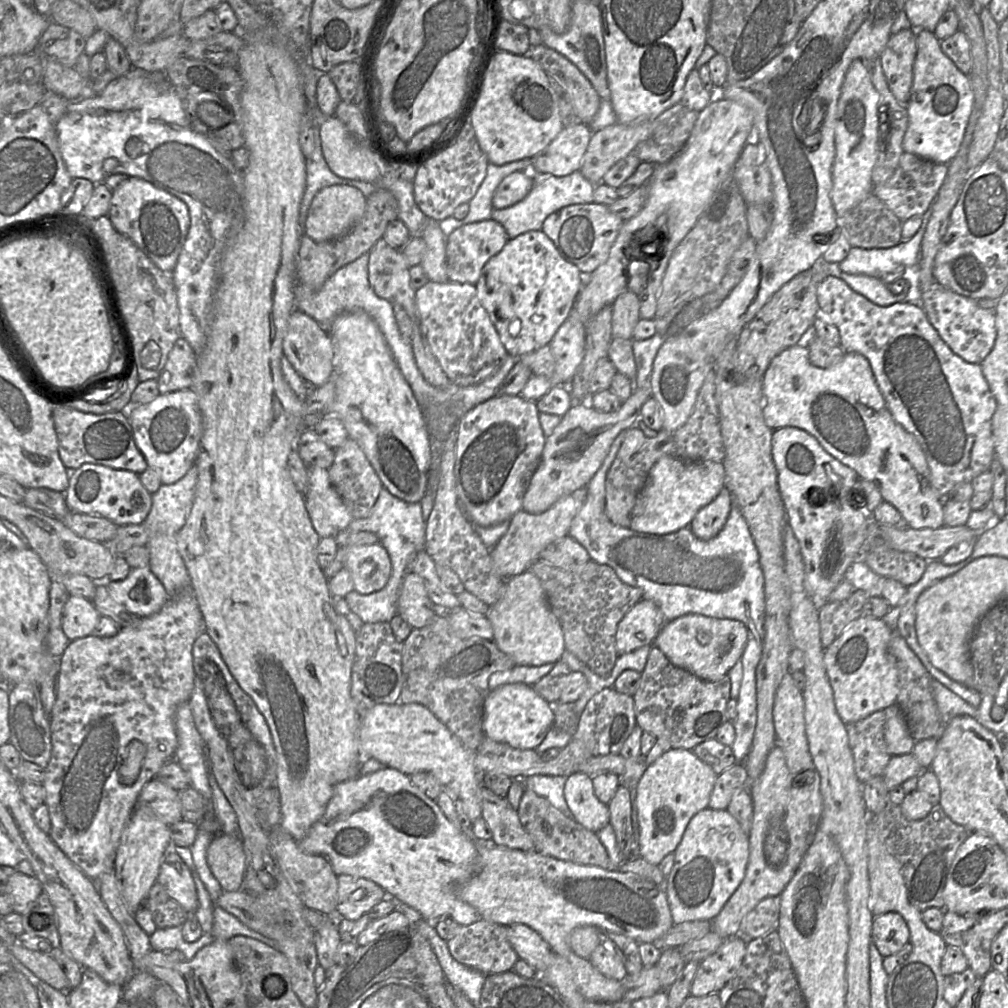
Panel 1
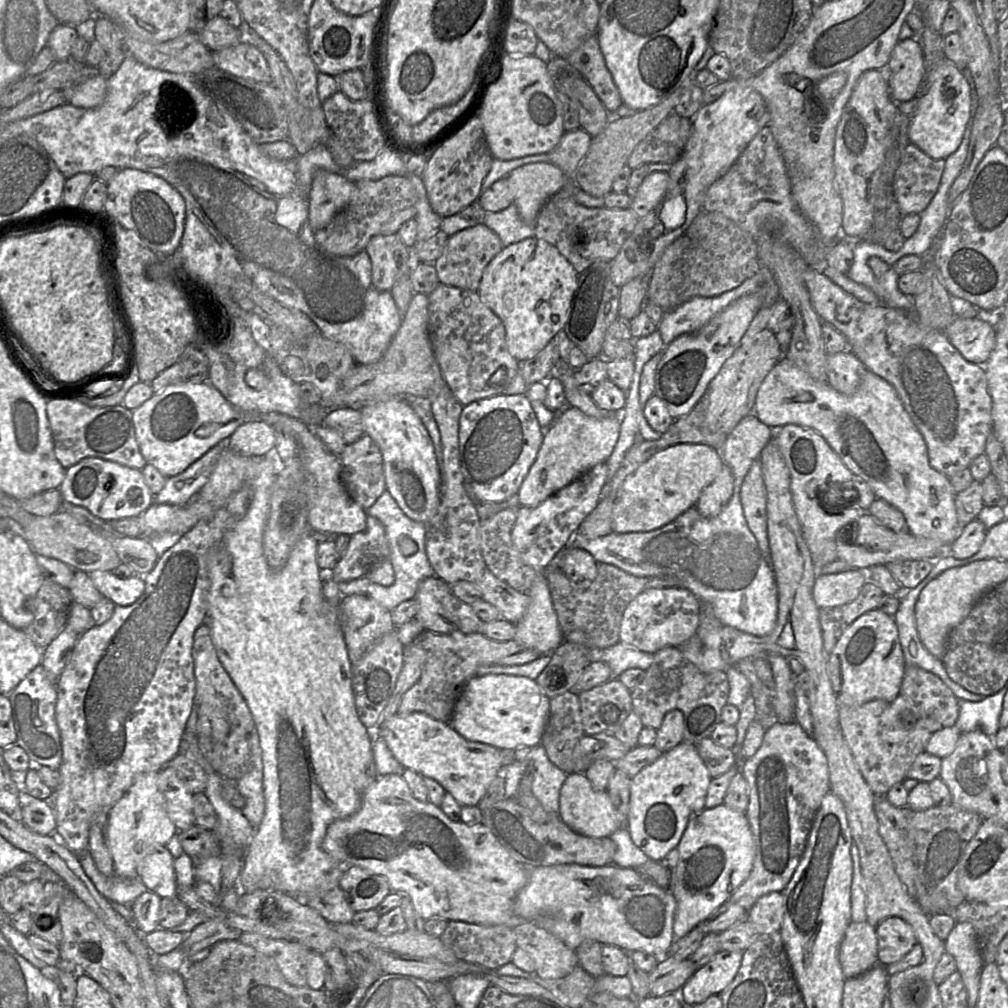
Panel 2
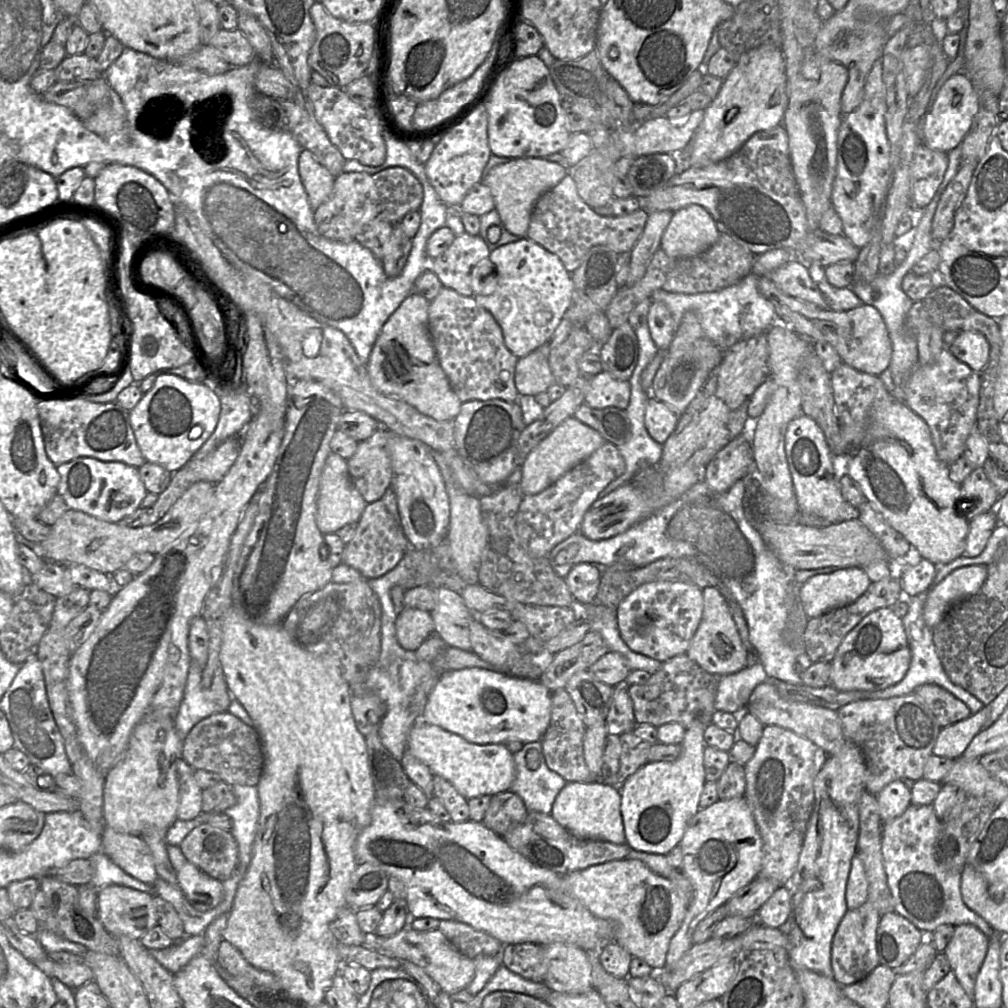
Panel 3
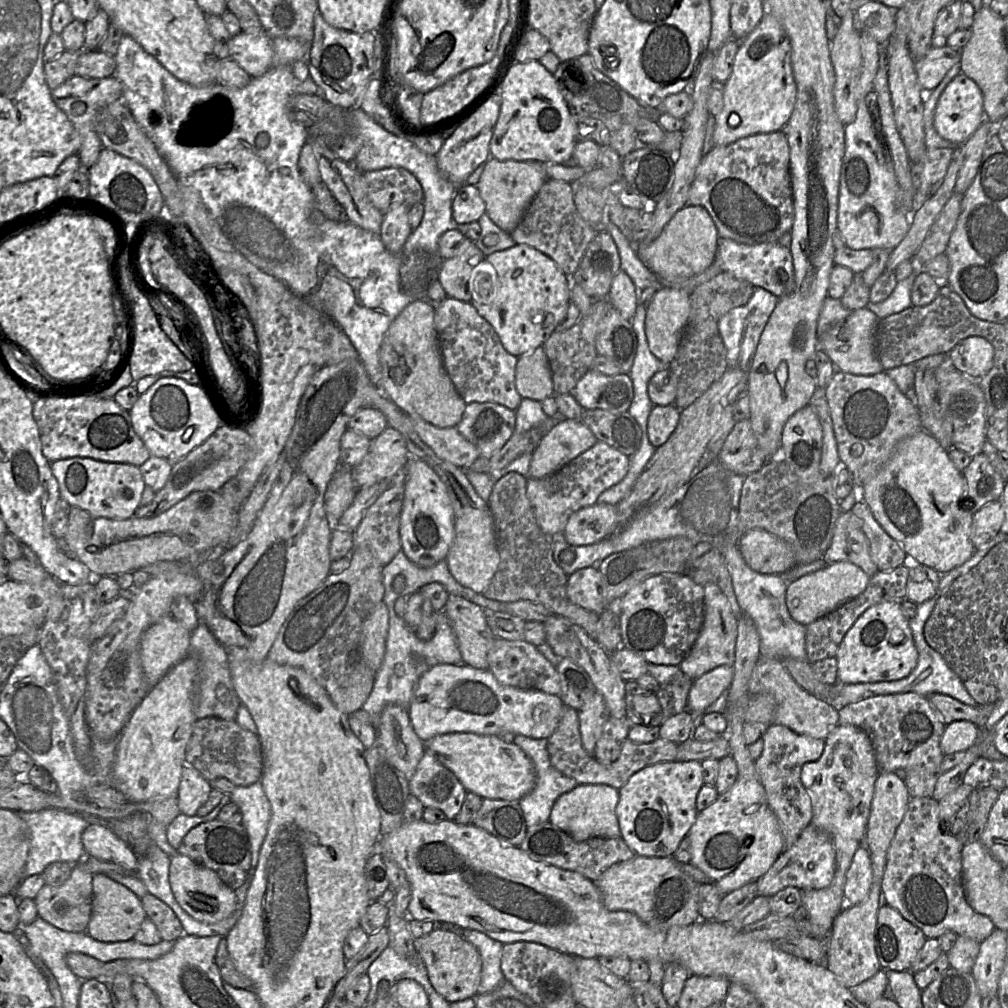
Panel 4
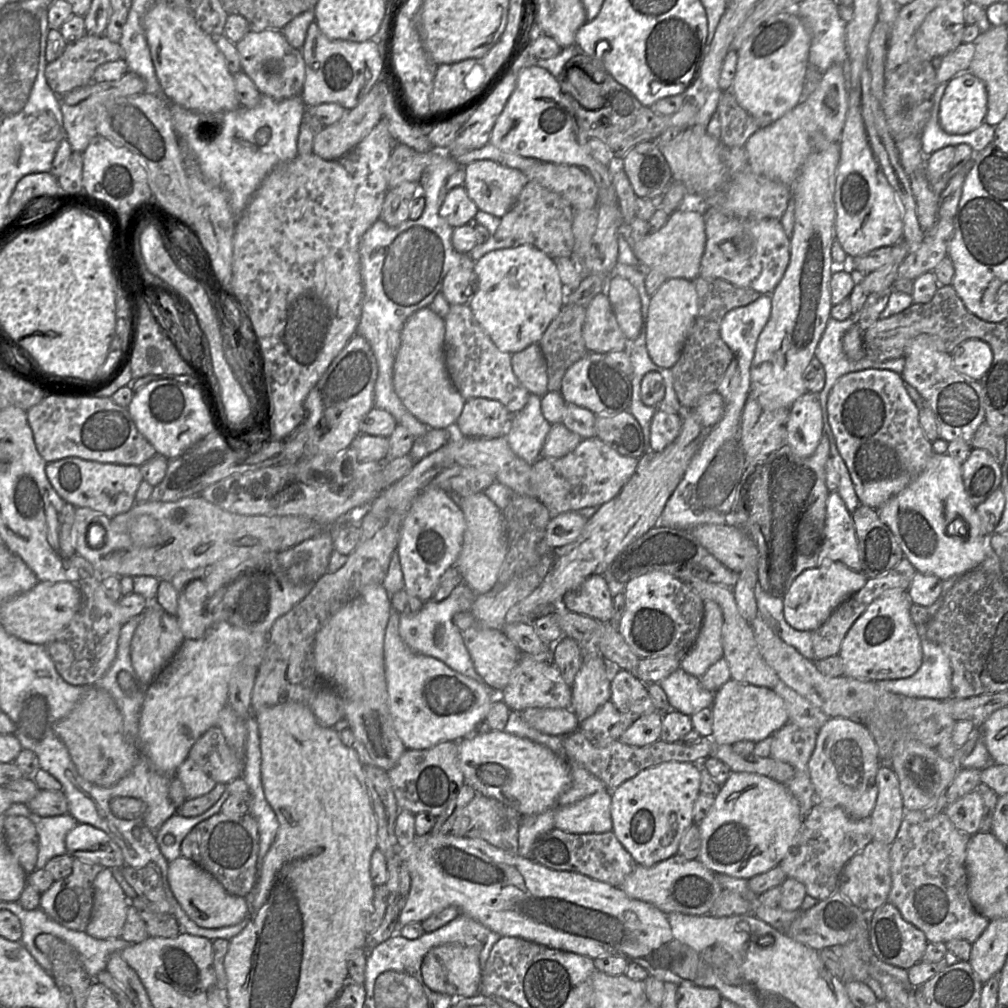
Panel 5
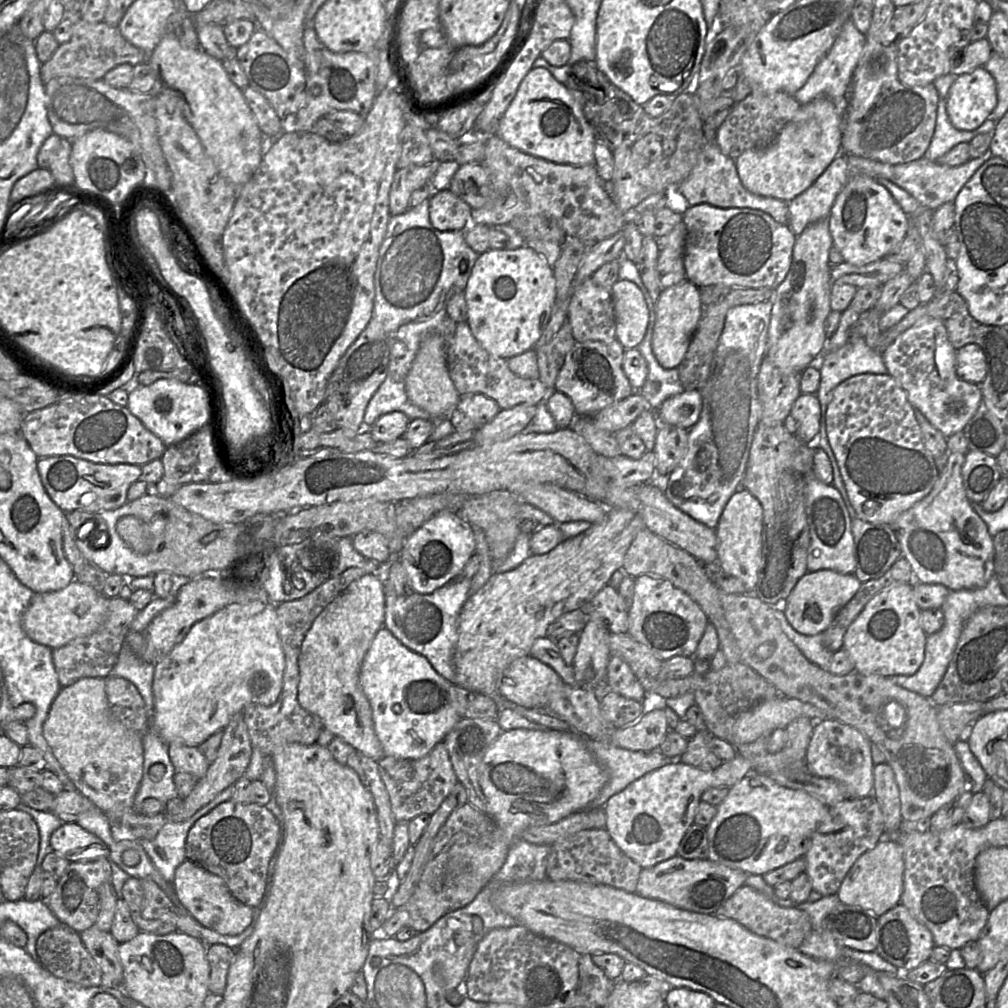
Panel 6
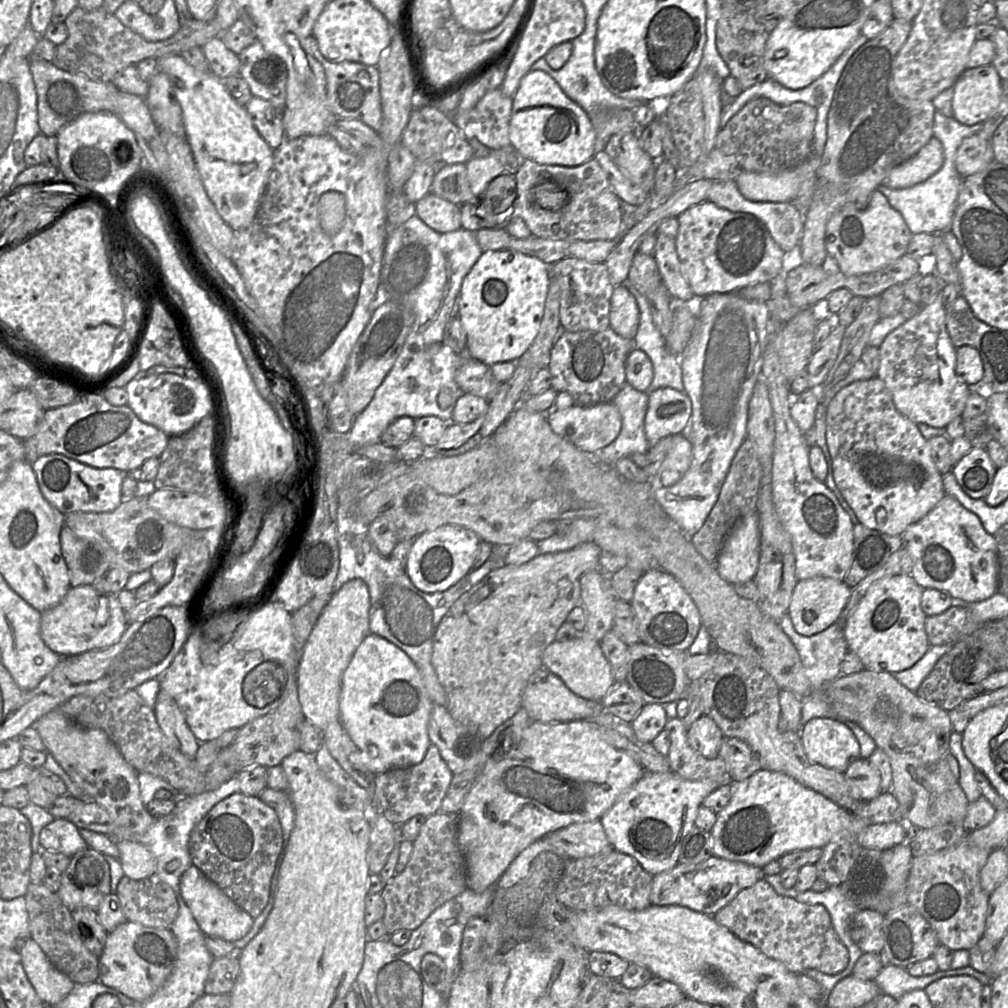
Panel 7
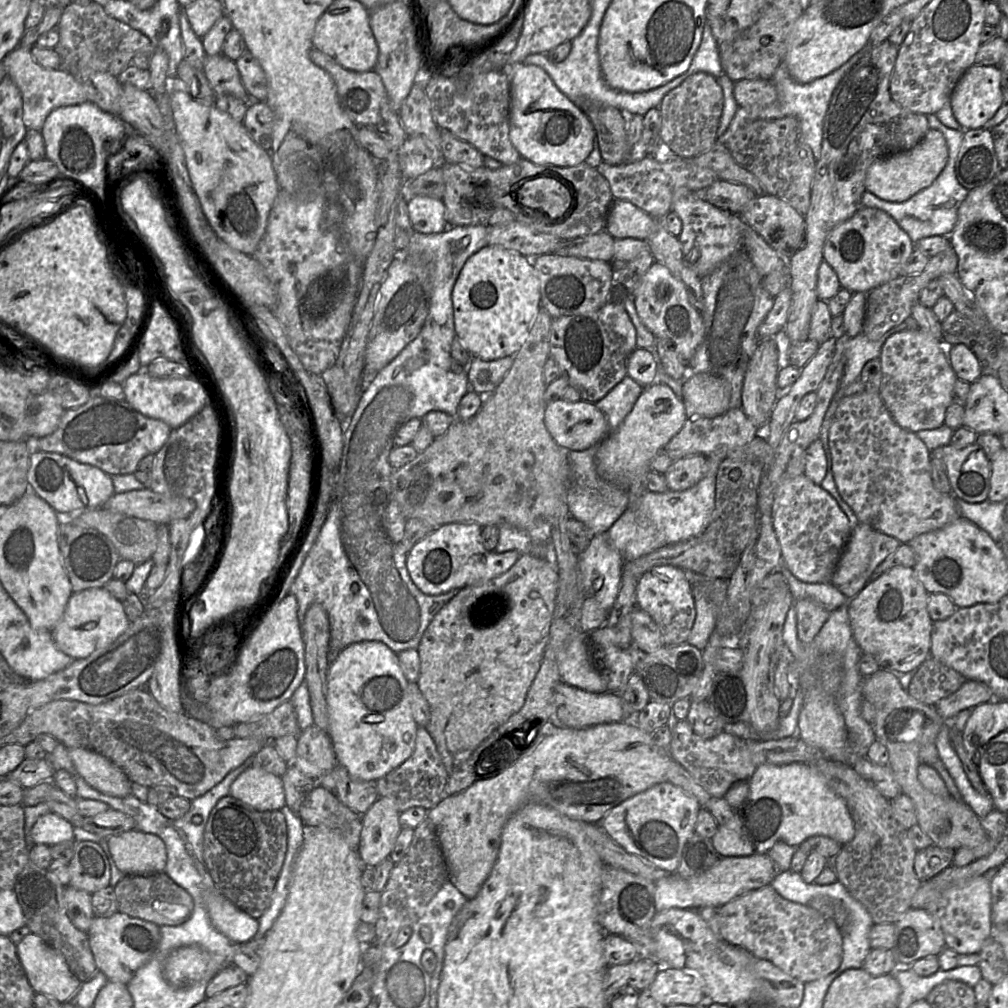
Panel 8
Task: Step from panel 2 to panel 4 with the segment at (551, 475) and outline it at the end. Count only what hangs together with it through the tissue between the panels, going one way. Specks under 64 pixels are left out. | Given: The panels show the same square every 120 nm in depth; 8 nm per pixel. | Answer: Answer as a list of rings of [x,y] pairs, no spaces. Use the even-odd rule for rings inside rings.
[[[562,419],[532,454],[528,477],[543,478],[591,448],[598,439],[581,421]]]

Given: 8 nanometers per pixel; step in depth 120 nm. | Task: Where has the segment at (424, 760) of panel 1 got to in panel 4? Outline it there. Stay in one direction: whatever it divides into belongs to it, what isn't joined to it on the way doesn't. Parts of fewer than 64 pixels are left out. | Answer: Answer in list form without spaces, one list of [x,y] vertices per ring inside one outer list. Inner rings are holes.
[[[453,732],[436,735],[424,744],[425,748],[456,776],[467,792],[472,792],[481,798],[519,801],[534,787],[535,772],[528,756],[515,743],[506,743],[497,735]]]

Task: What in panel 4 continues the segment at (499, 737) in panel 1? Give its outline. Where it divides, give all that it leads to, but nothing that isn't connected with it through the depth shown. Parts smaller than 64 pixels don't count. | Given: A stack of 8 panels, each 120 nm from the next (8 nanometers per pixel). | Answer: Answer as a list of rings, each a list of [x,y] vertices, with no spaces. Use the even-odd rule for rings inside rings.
[[[461,663],[438,664],[426,671],[418,681],[407,712],[415,733],[425,743],[436,735],[453,732],[469,732],[478,735],[510,732],[534,739],[548,739],[560,723],[563,708],[563,702],[556,695],[502,685],[488,669],[476,669]]]

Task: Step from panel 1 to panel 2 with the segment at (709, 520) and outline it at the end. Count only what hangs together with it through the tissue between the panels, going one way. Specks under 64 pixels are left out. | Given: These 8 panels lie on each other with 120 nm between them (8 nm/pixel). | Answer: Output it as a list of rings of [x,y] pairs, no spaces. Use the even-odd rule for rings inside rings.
[[[723,465],[714,481],[700,494],[696,508],[704,517],[714,517],[728,504],[734,487],[734,478],[730,468]]]

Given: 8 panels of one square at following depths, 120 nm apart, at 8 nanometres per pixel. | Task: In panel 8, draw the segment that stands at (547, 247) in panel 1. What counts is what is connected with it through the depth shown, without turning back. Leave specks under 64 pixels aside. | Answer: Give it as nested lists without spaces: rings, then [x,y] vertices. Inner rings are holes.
[[[487,245],[464,264],[452,292],[456,335],[471,353],[485,361],[516,355],[526,342],[541,309],[540,282],[532,258],[519,252]]]

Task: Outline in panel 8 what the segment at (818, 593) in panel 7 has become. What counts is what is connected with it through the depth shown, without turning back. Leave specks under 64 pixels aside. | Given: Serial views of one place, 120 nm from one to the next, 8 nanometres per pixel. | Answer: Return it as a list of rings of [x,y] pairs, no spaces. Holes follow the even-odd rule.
[[[809,598],[795,601],[794,607],[798,638],[804,643],[809,643],[820,631],[831,611]]]

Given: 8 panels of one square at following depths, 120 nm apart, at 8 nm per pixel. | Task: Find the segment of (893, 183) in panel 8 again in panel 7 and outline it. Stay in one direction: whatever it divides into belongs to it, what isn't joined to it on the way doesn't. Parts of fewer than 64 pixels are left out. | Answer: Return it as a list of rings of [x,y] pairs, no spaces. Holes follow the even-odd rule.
[[[933,136],[913,157],[893,168],[882,184],[891,189],[915,186],[937,173],[943,163],[943,146]]]

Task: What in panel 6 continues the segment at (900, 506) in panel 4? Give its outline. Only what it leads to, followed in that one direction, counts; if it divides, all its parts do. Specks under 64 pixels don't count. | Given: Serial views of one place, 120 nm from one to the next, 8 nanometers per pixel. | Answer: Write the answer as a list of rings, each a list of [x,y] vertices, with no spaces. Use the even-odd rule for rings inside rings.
[[[948,453],[946,466],[939,472],[931,492],[900,514],[891,524],[901,545],[902,556],[912,567],[914,582],[941,584],[950,591],[969,590],[984,587],[995,574],[993,537],[989,534],[986,523],[972,508],[972,502],[966,495],[961,474],[964,462],[965,454]]]

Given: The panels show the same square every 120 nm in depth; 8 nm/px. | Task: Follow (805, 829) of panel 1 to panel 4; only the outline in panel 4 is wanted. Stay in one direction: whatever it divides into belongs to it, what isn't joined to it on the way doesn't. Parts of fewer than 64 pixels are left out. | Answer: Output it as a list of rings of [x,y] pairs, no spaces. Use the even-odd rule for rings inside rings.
[[[771,724],[762,733],[764,743],[755,767],[765,789],[768,804],[777,817],[784,841],[784,850],[789,849],[812,820],[812,803],[802,784],[801,770],[805,763],[817,761],[825,747],[822,739],[798,734],[780,724]]]

